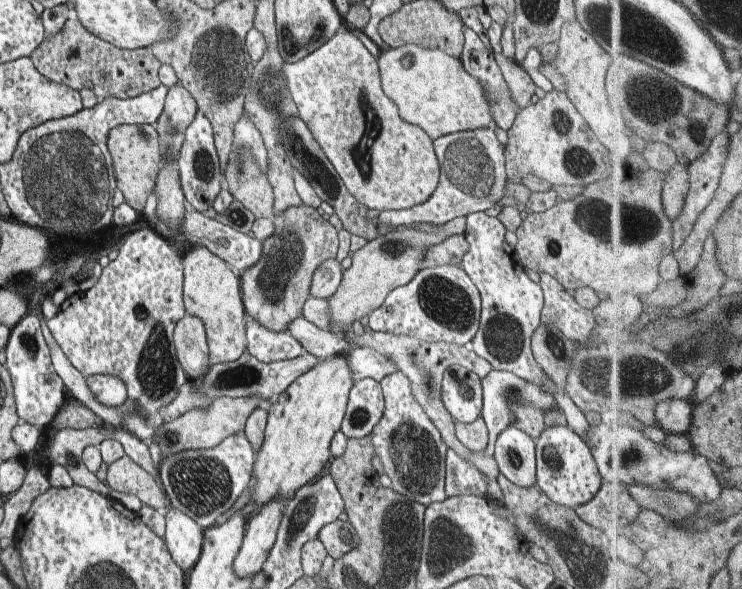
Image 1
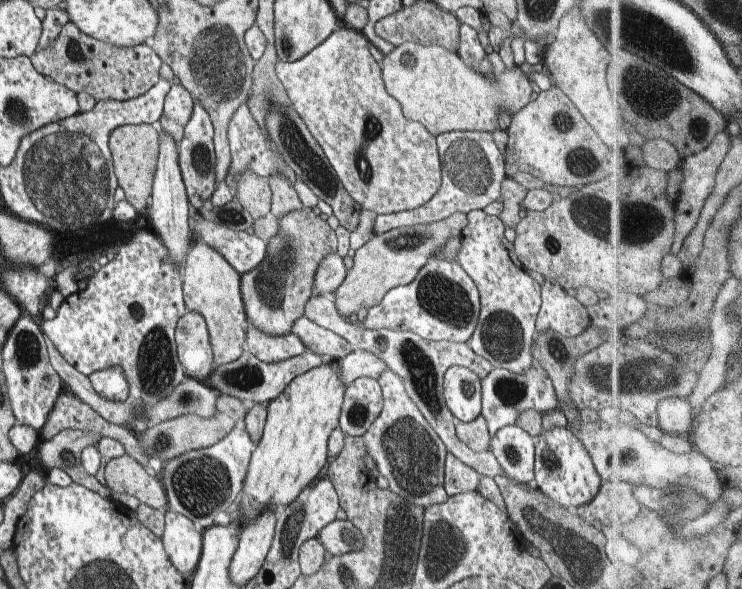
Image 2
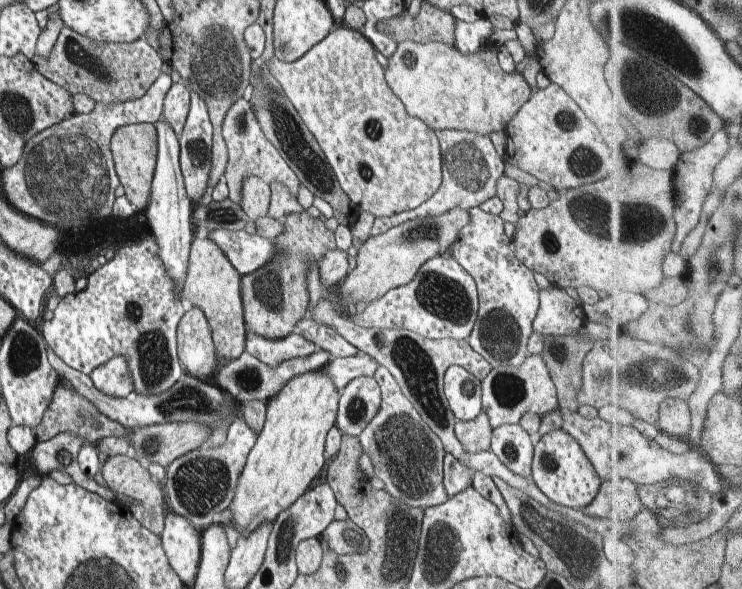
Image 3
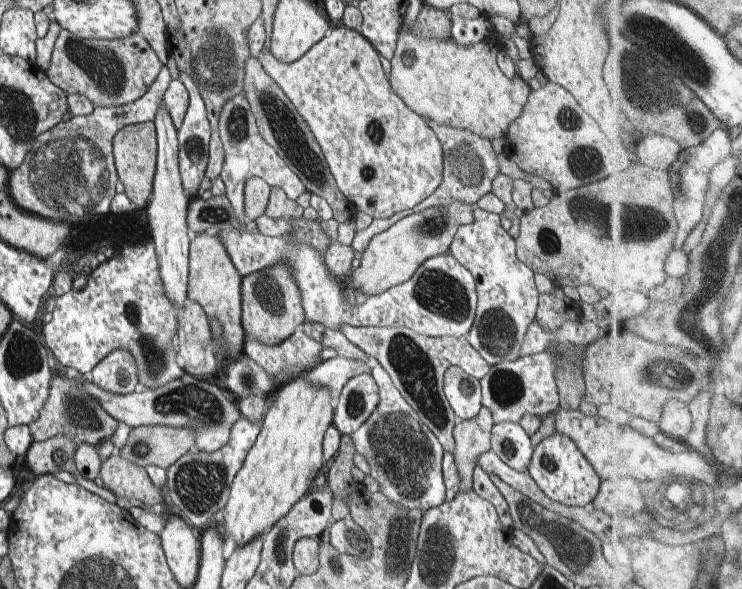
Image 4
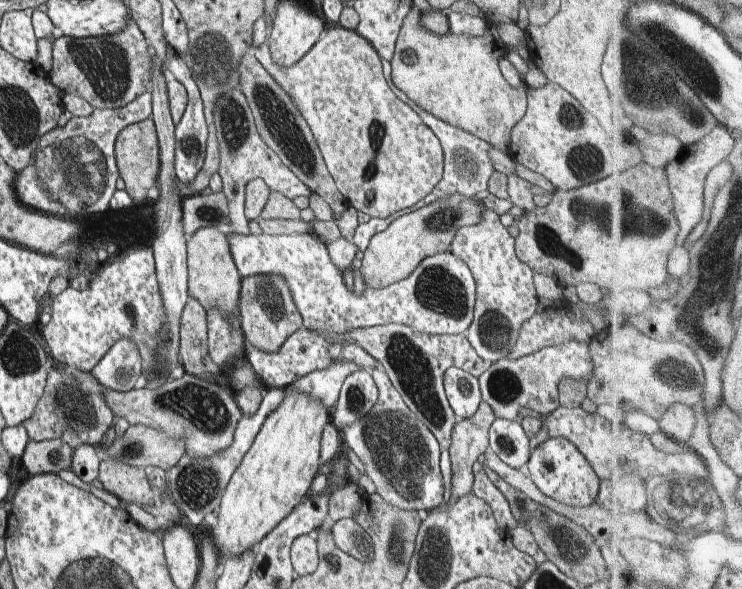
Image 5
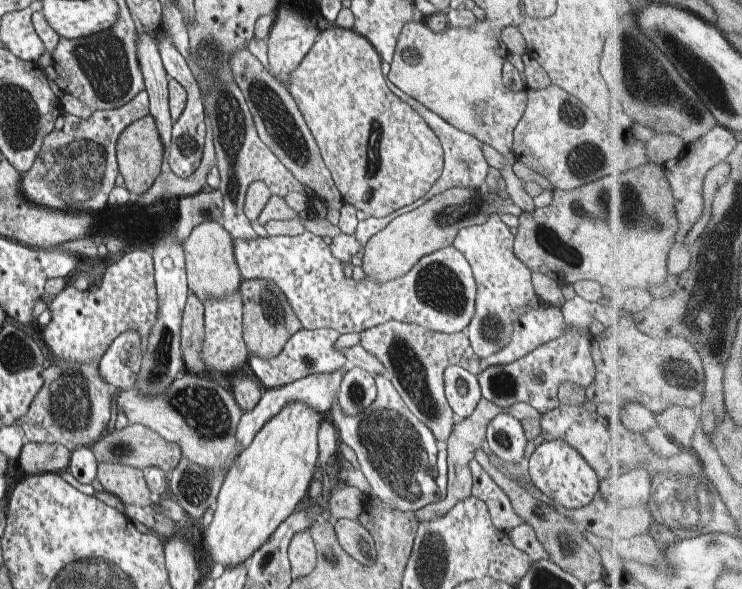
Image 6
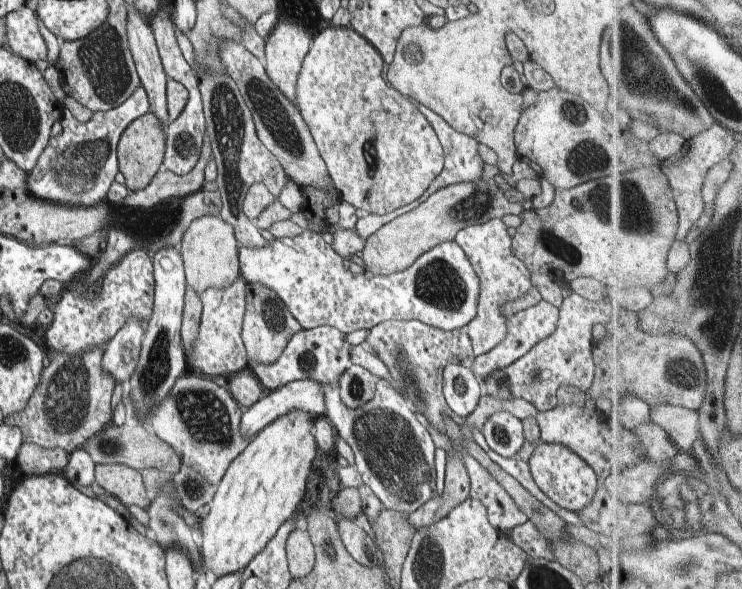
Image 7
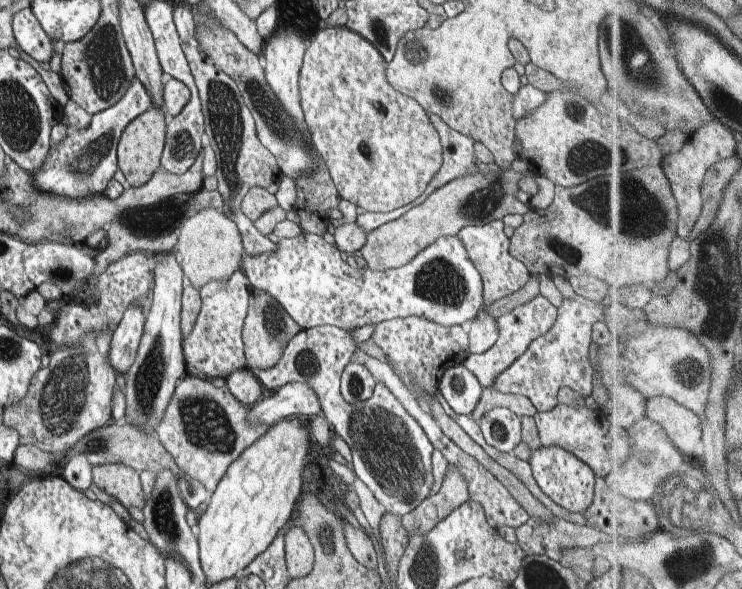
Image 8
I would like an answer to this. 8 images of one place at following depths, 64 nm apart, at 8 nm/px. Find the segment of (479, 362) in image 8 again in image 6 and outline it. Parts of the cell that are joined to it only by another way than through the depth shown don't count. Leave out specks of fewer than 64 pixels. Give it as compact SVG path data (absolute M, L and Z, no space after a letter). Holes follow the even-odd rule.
M541 303L536 309L522 315L515 322L515 329L508 343L500 352L481 359L483 370L490 365L503 365L525 357L540 345L566 334L566 322L558 307Z

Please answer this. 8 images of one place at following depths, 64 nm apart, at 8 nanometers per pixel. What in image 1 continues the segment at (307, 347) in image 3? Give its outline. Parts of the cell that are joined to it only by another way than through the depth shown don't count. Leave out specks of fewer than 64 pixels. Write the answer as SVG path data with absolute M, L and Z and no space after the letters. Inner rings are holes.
M245 313L247 351L263 363L299 357L305 348L288 332L273 331Z

